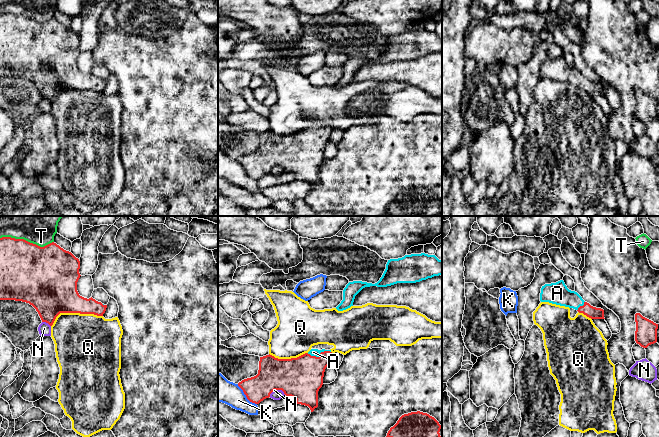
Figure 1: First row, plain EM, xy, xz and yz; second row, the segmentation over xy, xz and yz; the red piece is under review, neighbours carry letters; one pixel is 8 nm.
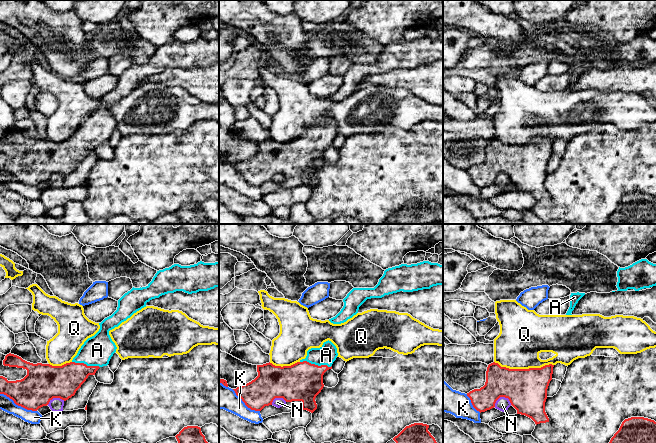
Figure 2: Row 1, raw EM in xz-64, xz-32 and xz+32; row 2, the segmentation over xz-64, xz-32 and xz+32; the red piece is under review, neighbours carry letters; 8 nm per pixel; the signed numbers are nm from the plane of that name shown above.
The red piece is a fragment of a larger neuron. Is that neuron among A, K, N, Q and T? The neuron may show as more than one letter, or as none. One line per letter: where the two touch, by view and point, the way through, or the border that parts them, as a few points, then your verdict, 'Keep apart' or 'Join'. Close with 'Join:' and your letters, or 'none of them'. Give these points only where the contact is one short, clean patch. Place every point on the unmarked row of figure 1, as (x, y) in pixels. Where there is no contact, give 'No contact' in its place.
A: Touches red at xz (320, 131). Path across: xz (301, 154), (320, 131), (313, 128). Join
K: Touches red at xz (246, 172). Keep apart
N: Touches red at xz (276, 165). Keep apart
Q: Touches red at xy (74, 88). Keep apart
T: Touches red at xy (27, 17). Keep apart
Join: A

